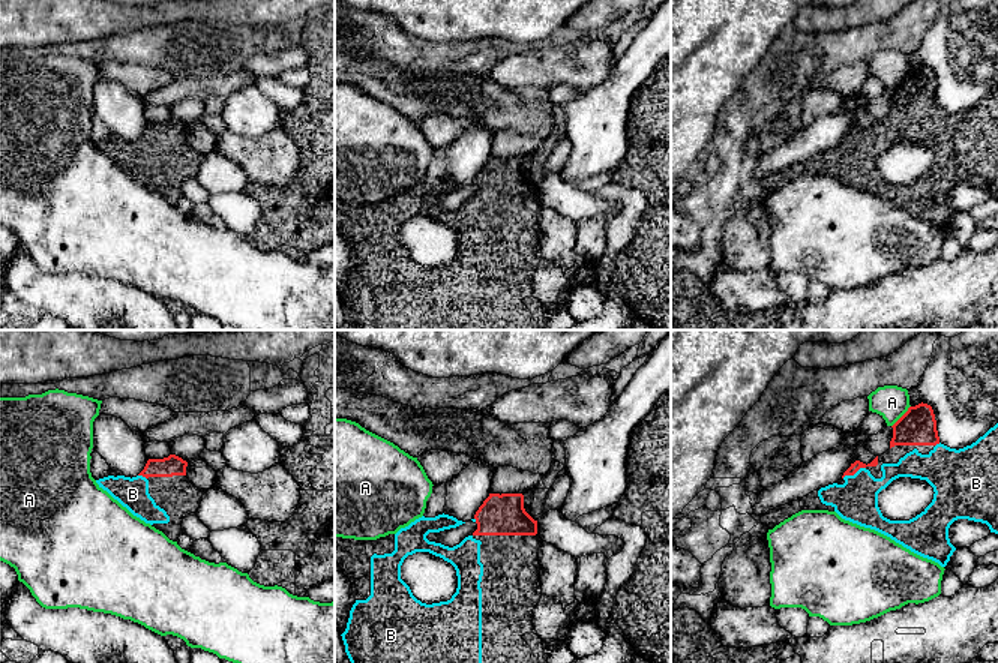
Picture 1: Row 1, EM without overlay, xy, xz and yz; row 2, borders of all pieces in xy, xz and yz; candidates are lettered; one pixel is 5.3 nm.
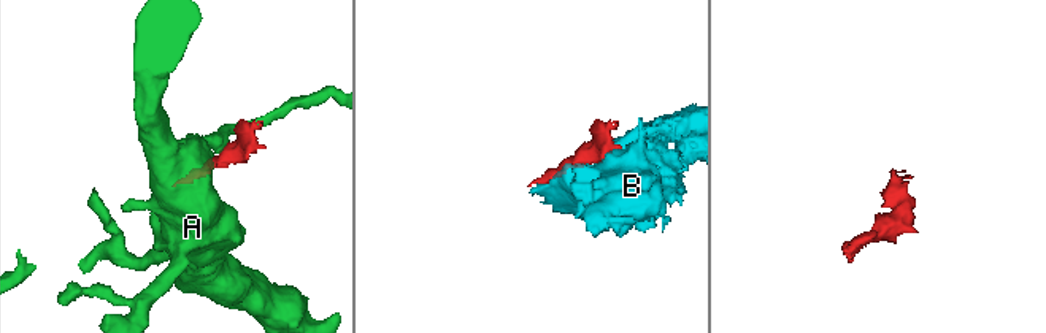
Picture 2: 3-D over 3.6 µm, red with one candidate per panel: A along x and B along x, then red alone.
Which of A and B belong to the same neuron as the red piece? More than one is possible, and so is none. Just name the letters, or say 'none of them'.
B

